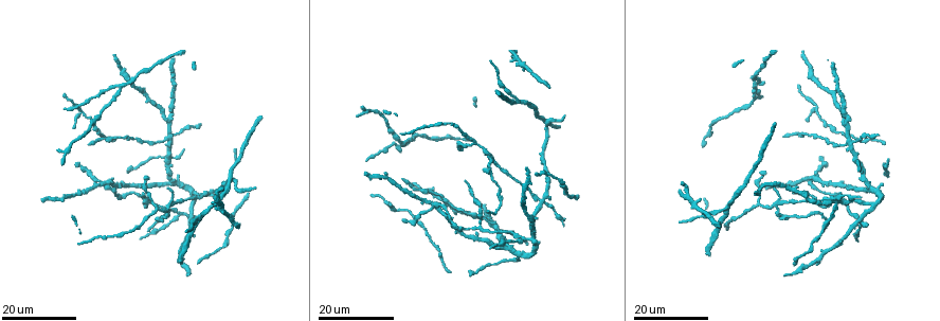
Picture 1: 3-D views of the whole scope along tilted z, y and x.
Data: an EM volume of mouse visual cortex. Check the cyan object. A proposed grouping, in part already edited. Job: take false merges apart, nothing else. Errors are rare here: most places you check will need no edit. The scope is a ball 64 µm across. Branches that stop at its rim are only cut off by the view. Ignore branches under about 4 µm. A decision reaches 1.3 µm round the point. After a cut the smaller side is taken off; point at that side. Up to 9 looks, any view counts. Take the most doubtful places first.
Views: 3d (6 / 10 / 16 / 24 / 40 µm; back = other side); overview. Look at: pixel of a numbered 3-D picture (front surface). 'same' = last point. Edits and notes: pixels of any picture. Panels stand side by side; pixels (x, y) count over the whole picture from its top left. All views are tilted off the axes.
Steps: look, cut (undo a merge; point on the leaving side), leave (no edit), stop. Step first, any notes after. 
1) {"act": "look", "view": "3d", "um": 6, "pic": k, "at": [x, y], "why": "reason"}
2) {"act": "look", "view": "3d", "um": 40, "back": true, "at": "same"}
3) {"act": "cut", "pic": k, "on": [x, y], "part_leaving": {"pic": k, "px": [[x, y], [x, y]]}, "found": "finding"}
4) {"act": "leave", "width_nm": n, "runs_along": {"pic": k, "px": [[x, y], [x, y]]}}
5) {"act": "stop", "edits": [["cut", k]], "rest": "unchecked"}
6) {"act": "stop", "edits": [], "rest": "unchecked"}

{"act": "look", "view": "3d", "um": 24, "pic": 1, "at": [433, 206], "why": "three arms meet"}

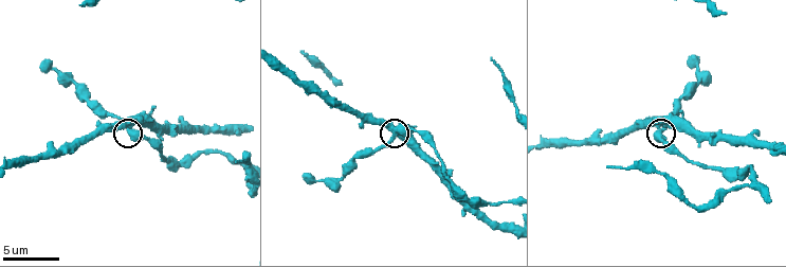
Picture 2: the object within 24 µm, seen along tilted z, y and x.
{"act": "look", "view": "3d", "um": 10, "pic": 2, "at": [396, 131]}

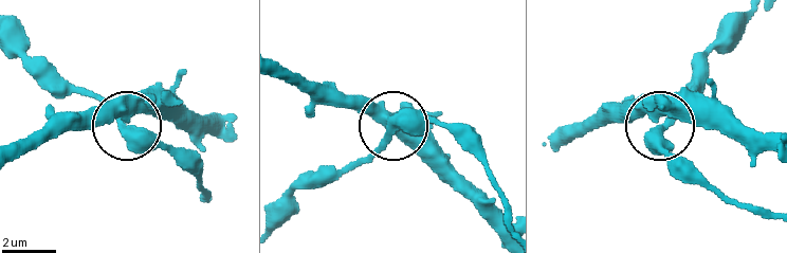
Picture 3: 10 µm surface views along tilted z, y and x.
{"act": "leave", "width_nm": 410, "found": "one neuron here"}

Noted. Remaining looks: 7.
{"act": "look", "view": "3d", "um": 16, "pic": 1, "at": [757, 203], "why": "three-way junction"}

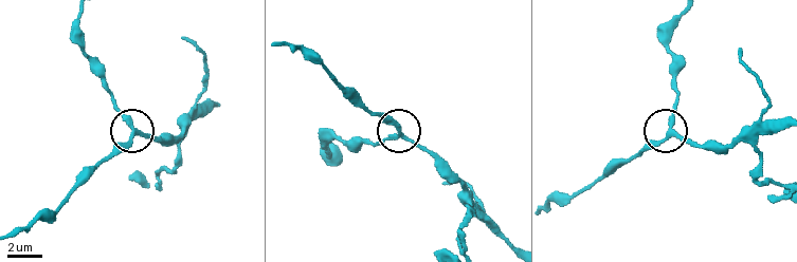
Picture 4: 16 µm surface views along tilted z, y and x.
{"act": "look", "view": "3d", "um": 6, "pic": 4, "at": [132, 130], "why": "closer look"}

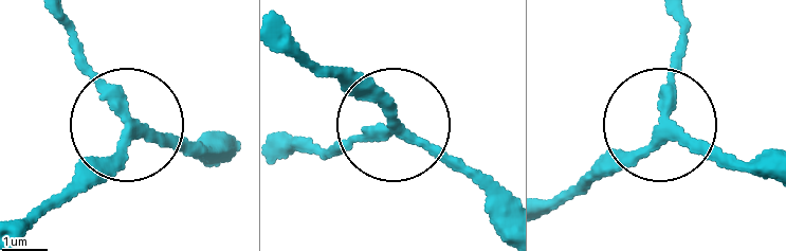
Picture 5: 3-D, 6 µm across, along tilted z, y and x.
{"act": "look", "view": "3d", "um": 6, "back": true, "pic": 5, "at": [397, 127], "why": "other side"}

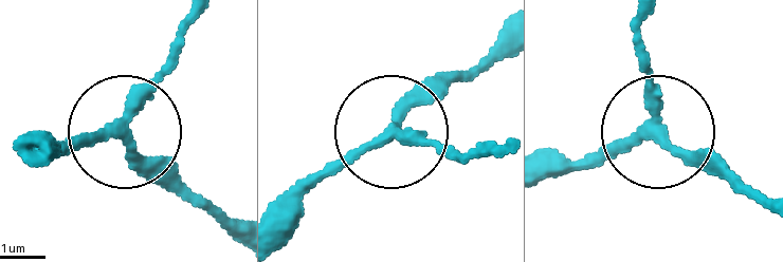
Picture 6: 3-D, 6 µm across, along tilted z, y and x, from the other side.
{"act": "leave", "runs_along": {"pic": 6, "px": [[278, 222], [400, 130], [458, 158]]}, "found": "all the same neuron"}

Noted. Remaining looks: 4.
{"act": "look", "view": "3d", "um": 16, "pic": 1, "at": [815, 105], "why": "arms part here"}

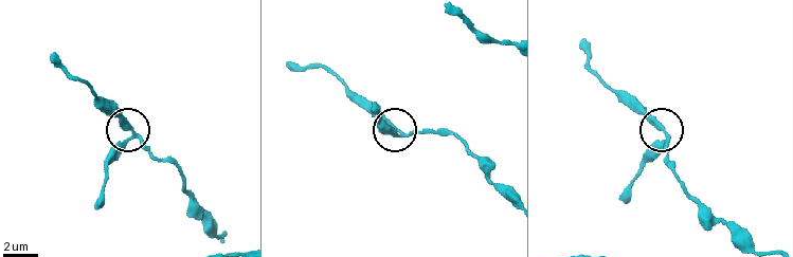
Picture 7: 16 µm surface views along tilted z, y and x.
{"act": "look", "view": "3d", "um": 6, "pic": 7, "at": [131, 132], "why": "zoom in"}

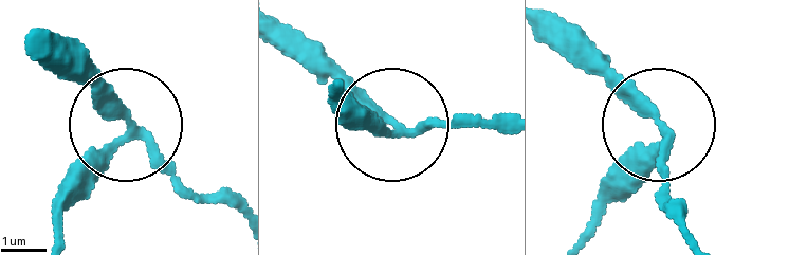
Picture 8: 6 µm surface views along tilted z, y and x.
{"act": "leave", "found": "one neuron here"}

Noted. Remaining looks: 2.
{"act": "look", "view": "3d", "um": 24, "pic": 1, "at": [423, 192], "why": "branch point"}

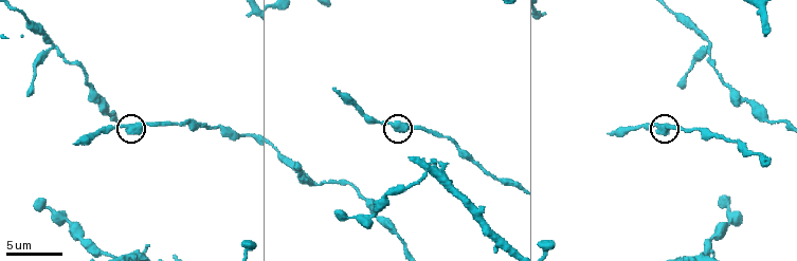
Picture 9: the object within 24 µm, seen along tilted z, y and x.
{"act": "look", "view": "3d", "um": 10, "pic": 9, "at": [130, 126]}

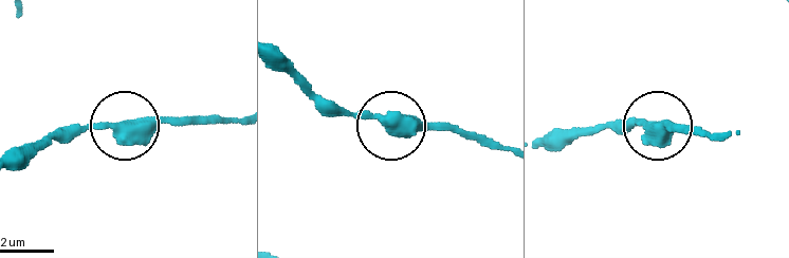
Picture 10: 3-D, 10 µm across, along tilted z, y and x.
{"act": "leave", "width_nm": 420, "runs_along": {"pic": 10, "px": [[723, 134], [632, 118]]}, "found": "one neuron here"}

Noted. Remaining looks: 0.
{"act": "stop", "edits": [], "rest": "unchecked"}

